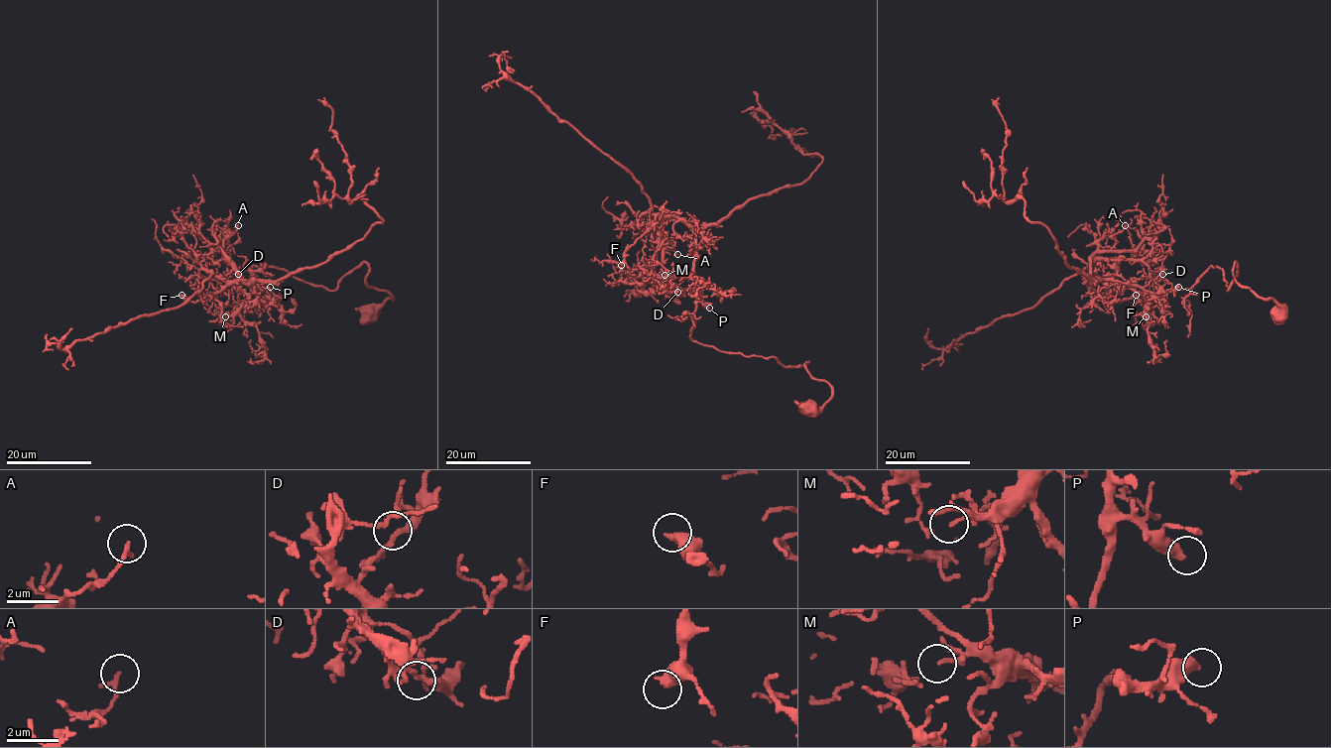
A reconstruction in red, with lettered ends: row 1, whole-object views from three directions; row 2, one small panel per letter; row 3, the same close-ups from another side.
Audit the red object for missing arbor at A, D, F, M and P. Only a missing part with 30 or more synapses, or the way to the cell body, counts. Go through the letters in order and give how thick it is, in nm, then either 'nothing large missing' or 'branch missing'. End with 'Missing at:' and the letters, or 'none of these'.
A: calibre 180 nm; nothing large missing
D: calibre 220 nm; nothing large missing
F: calibre 480 nm; nothing large missing
M: calibre 80 nm; nothing large missing
P: calibre 460 nm; branch missing
Missing at: P

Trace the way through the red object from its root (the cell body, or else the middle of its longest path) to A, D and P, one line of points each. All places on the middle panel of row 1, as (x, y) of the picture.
A: (808, 406), (832, 395), (808, 362), (784, 366), (691, 339), (695, 233), (667, 220), (661, 241), (677, 254)
D: (808, 406), (832, 395), (808, 362), (784, 366), (691, 339), (695, 233), (668, 220), (663, 271), (677, 292)
P: (808, 406), (832, 395), (808, 362), (784, 366), (693, 341), (696, 304), (709, 308)

